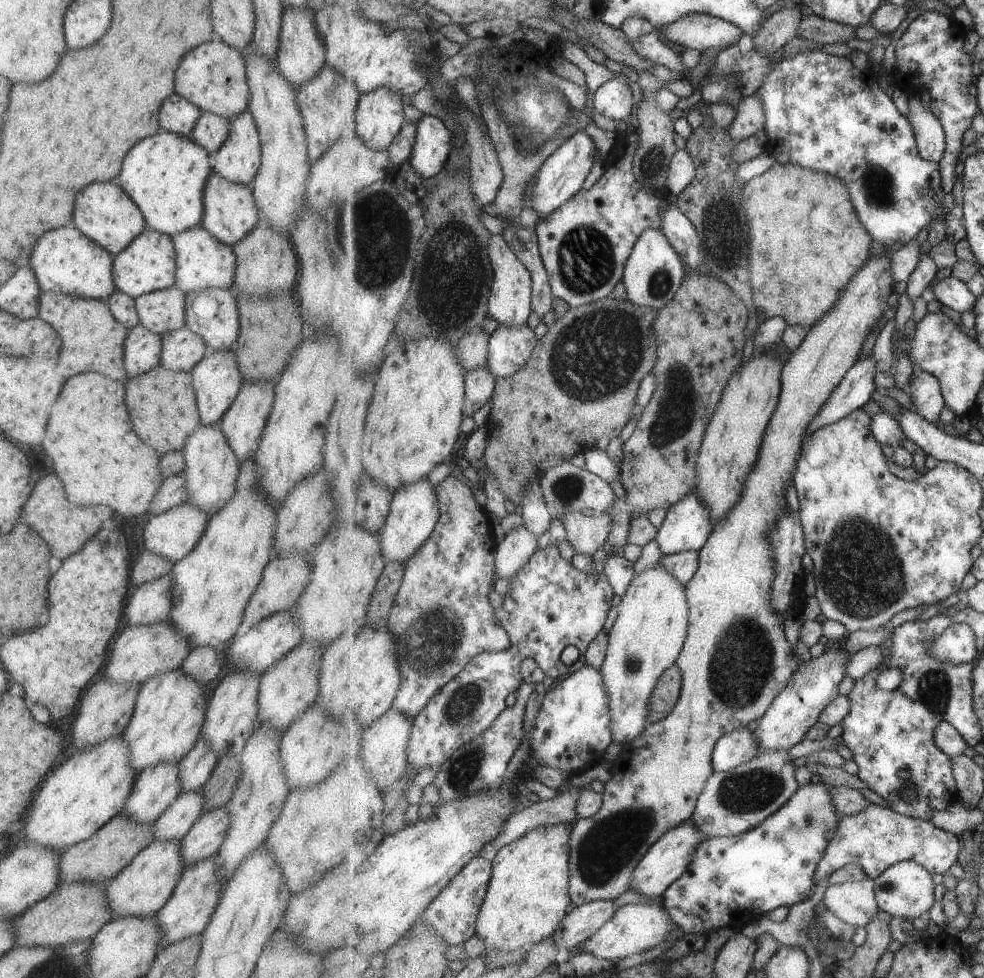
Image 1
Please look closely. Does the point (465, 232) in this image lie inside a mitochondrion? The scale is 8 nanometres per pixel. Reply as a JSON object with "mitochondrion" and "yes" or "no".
{"mitochondrion":"yes"}

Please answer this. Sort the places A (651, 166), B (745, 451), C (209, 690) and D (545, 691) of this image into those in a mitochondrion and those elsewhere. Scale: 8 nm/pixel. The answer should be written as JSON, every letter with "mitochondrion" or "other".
{"A":"mitochondrion","B":"other","C":"other","D":"other"}

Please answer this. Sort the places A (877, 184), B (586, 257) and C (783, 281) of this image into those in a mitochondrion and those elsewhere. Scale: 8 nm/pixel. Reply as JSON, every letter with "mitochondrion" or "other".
{"A":"mitochondrion","B":"mitochondrion","C":"other"}

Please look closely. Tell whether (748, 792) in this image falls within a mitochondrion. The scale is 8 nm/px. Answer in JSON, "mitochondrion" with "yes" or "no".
{"mitochondrion":"yes"}

